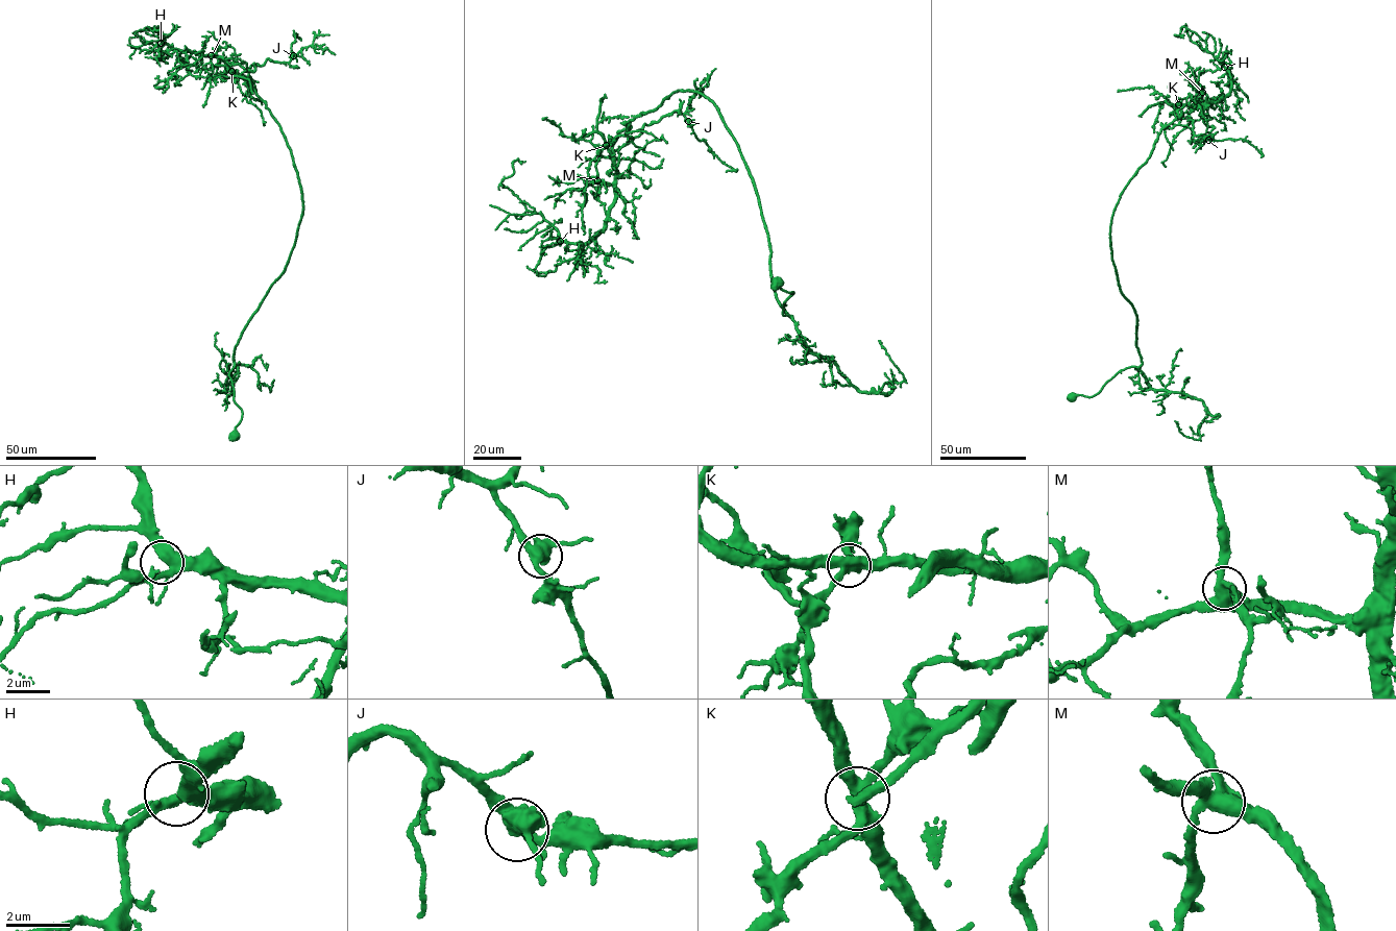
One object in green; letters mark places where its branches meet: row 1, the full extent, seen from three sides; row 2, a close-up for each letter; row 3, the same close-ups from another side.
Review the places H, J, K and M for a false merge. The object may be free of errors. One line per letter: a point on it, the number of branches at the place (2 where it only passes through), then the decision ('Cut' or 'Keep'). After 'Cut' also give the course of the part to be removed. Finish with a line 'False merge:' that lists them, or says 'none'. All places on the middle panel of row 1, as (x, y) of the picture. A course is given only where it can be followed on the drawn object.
H: Place: (560, 241). Branches: 4. Keep
J: Place: (688, 121). Branches: 4. Keep
K: Place: (606, 145). Branches: 4. Cut. Course of the part to remove: (606, 145), (615, 198), (604, 227), (582, 244), (566, 242), (501, 184), (513, 163), (525, 161)
M: Place: (597, 180). Branches: 4. Keep
False merge: K

